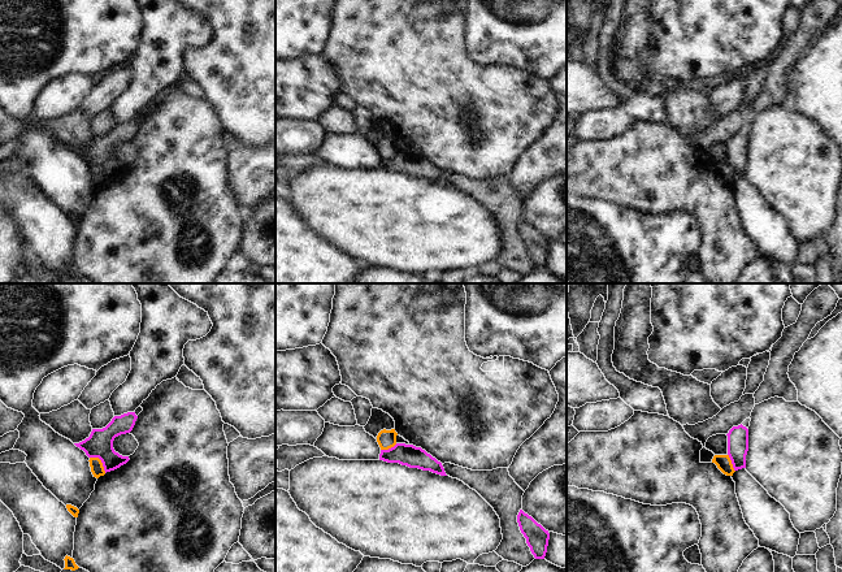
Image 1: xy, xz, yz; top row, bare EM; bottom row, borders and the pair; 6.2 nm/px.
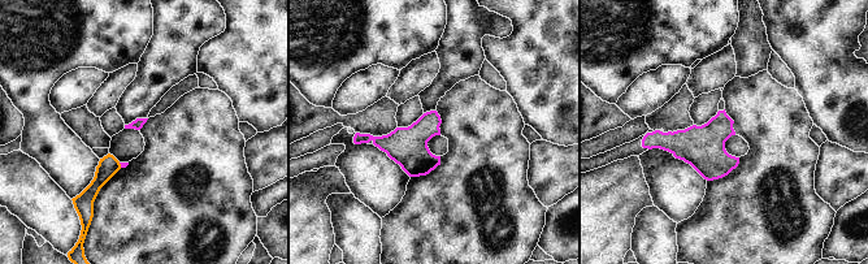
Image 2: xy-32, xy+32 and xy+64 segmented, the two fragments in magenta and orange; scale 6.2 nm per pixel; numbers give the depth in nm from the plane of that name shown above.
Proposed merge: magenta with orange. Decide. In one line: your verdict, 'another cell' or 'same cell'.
another cell

